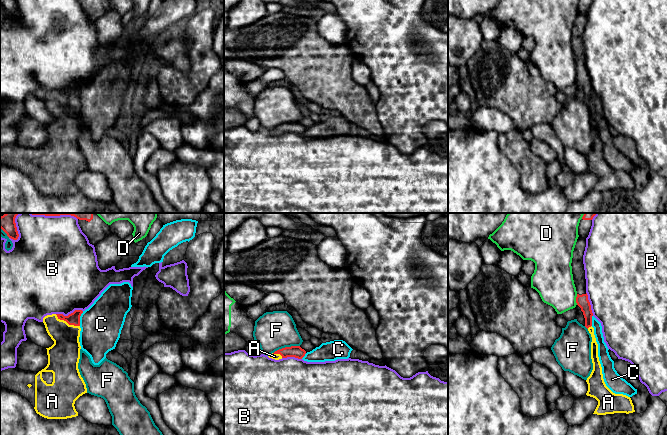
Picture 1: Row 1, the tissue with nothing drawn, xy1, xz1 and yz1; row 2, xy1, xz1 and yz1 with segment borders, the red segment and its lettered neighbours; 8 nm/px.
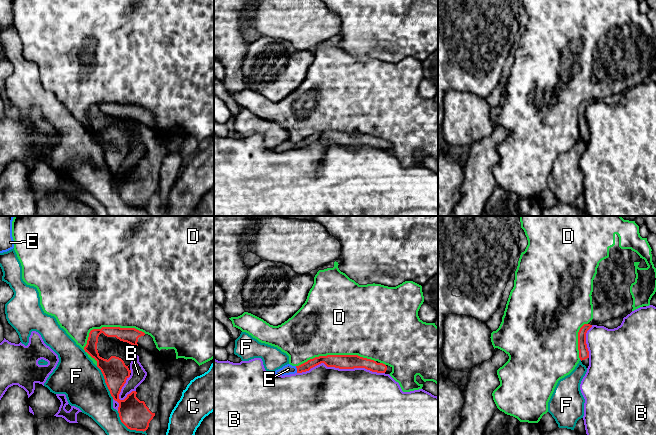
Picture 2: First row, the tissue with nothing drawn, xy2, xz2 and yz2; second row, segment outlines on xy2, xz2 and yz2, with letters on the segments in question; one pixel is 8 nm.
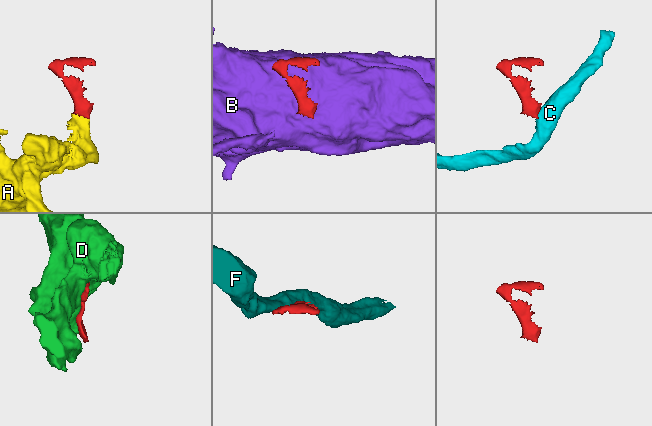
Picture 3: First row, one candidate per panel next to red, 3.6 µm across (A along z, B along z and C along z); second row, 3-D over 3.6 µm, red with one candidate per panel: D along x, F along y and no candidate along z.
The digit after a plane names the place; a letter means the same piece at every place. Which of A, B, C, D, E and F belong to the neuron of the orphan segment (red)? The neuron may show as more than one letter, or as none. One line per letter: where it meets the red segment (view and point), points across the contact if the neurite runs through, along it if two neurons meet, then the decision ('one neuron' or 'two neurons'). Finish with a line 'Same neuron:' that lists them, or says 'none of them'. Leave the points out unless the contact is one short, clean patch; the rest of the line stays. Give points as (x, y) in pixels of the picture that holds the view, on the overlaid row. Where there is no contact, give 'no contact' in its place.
A: meets red in xy1 at (67, 322); runs through xy1 (74, 318), (67, 322), (65, 352); one neuron
B: meets red in xz2 at (340, 368); two neurons
C: meets red in xy1 at (79, 318); border along xy1 (83, 311), (80, 316), (79, 325); two neurons
D: meets red in xy2 at (108, 327); two neurons
E: meets red in xz2 at (297, 369); runs through xz2 (311, 363), (297, 369), (288, 369); one neuron
F: meets red in xy2 at (105, 382); two neurons
Same neuron: A, E

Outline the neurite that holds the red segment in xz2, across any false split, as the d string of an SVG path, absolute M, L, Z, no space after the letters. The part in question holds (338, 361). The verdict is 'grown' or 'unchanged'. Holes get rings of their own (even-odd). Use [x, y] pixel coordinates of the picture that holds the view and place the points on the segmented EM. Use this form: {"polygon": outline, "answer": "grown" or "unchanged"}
{"polygon": "M327 355L315 357L299 366L287 364L276 370L274 373L282 376L302 373L309 371L311 368L321 363L324 363L327 367L335 367L339 369L365 368L377 373L390 374L392 372L392 367L358 355Z", "answer": "grown"}

